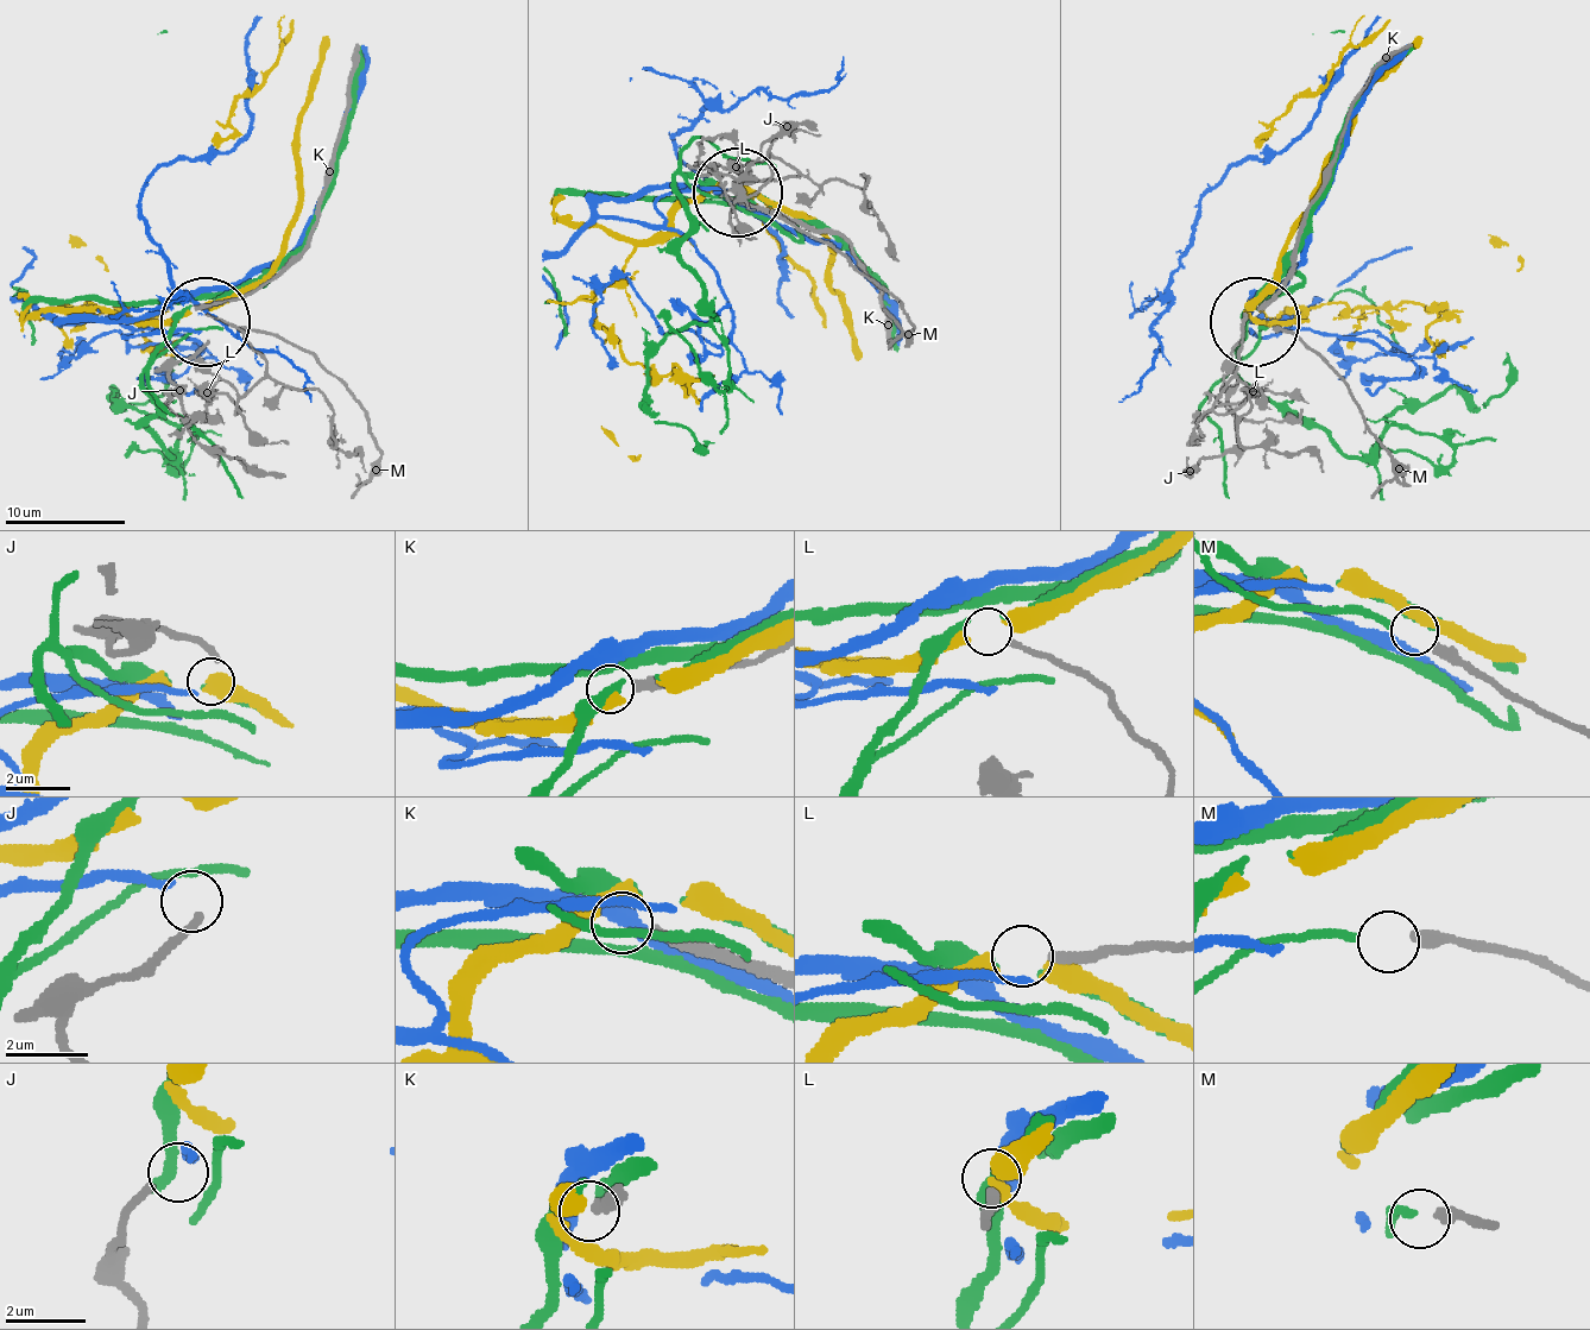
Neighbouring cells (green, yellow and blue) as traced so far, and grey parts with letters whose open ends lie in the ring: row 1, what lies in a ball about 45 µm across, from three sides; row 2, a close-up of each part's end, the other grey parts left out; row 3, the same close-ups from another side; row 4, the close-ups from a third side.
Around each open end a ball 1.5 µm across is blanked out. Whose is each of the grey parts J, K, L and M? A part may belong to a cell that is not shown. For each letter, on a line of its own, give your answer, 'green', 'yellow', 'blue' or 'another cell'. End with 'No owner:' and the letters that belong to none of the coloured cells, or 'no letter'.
J: blue
K: another cell
L: yellow
M: green
No owner: K

